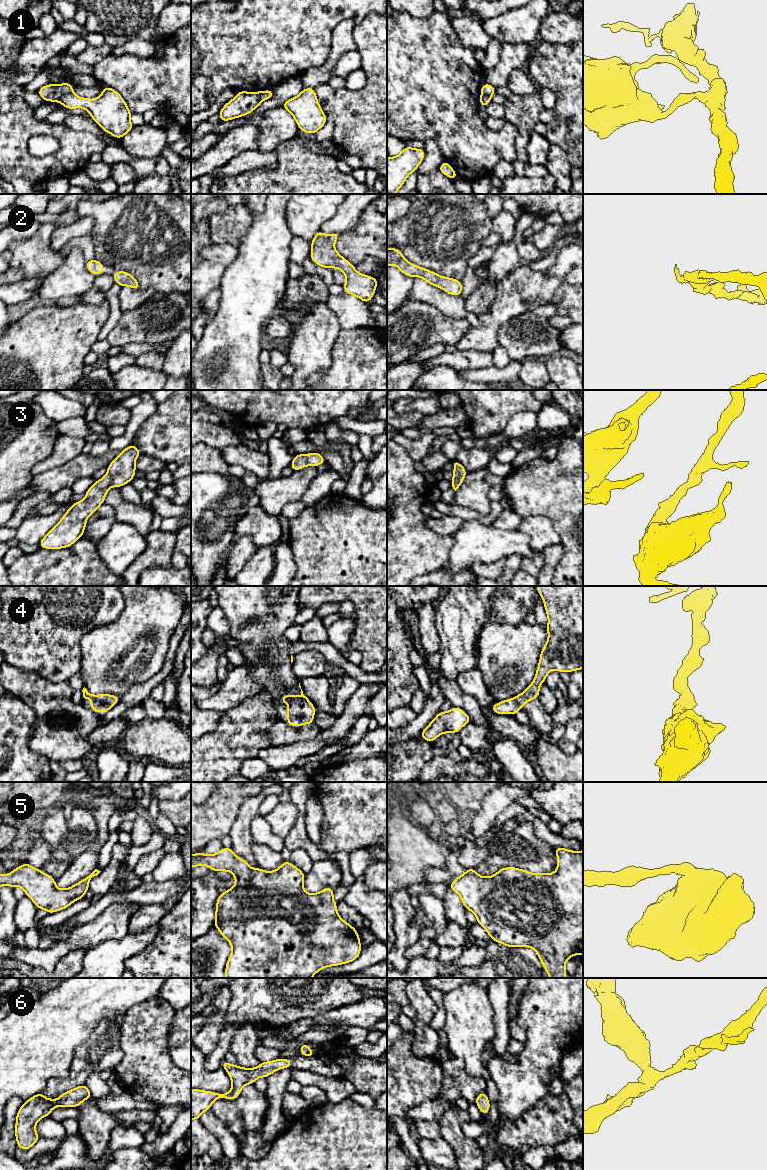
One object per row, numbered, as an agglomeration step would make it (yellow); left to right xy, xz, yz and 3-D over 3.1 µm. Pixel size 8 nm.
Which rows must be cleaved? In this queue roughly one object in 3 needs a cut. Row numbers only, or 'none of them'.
1

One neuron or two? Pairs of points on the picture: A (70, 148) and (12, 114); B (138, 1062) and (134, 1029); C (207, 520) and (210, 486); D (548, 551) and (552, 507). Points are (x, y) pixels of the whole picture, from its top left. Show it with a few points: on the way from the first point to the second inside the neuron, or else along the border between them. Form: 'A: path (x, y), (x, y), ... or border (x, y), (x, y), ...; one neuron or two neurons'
A: path (58, 133), (49, 128), (27, 126); one neuron
B: path (138, 1054), (138, 1037); one neuron
C: path (207, 512), (210, 494); one neuron
D: border (561, 544), (562, 557), (555, 568); two neurons

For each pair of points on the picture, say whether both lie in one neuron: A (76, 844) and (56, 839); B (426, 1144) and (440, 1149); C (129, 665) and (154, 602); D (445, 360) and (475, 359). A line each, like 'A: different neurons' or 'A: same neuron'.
A: different neurons
B: same neuron
C: same neuron
D: same neuron

